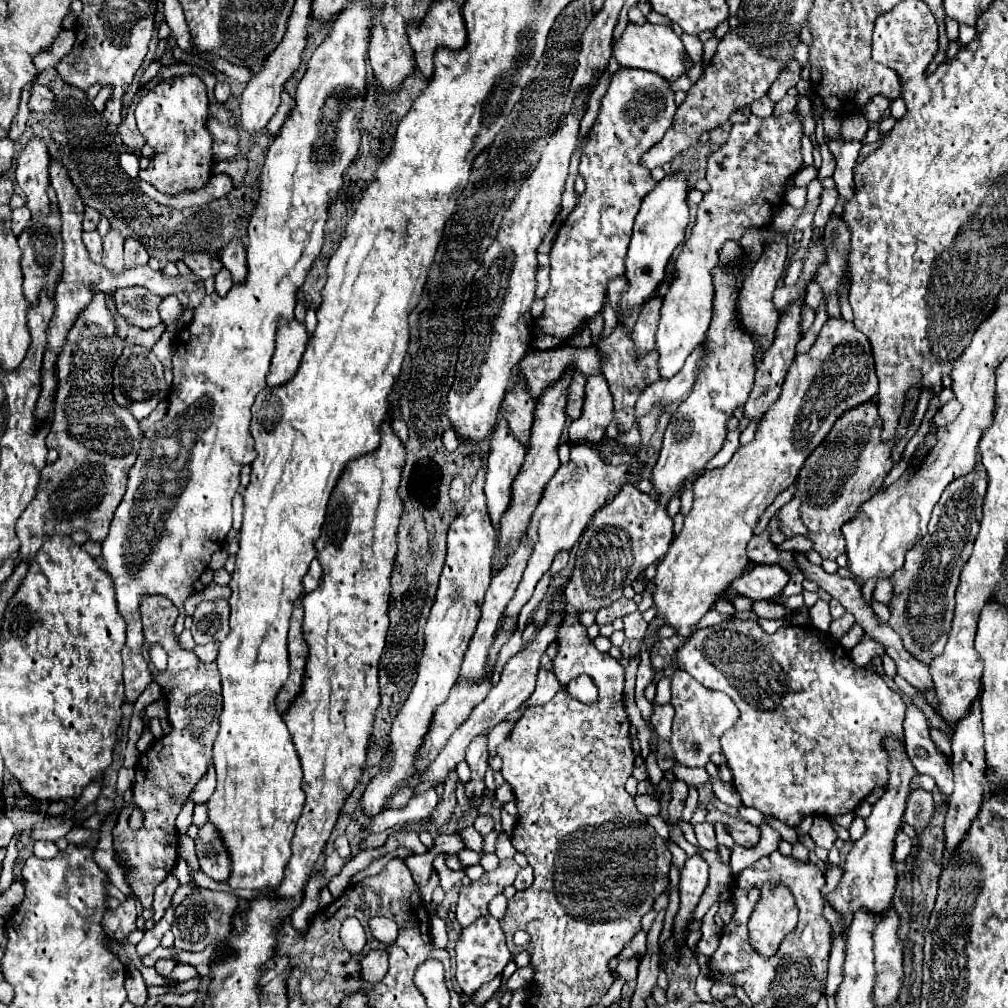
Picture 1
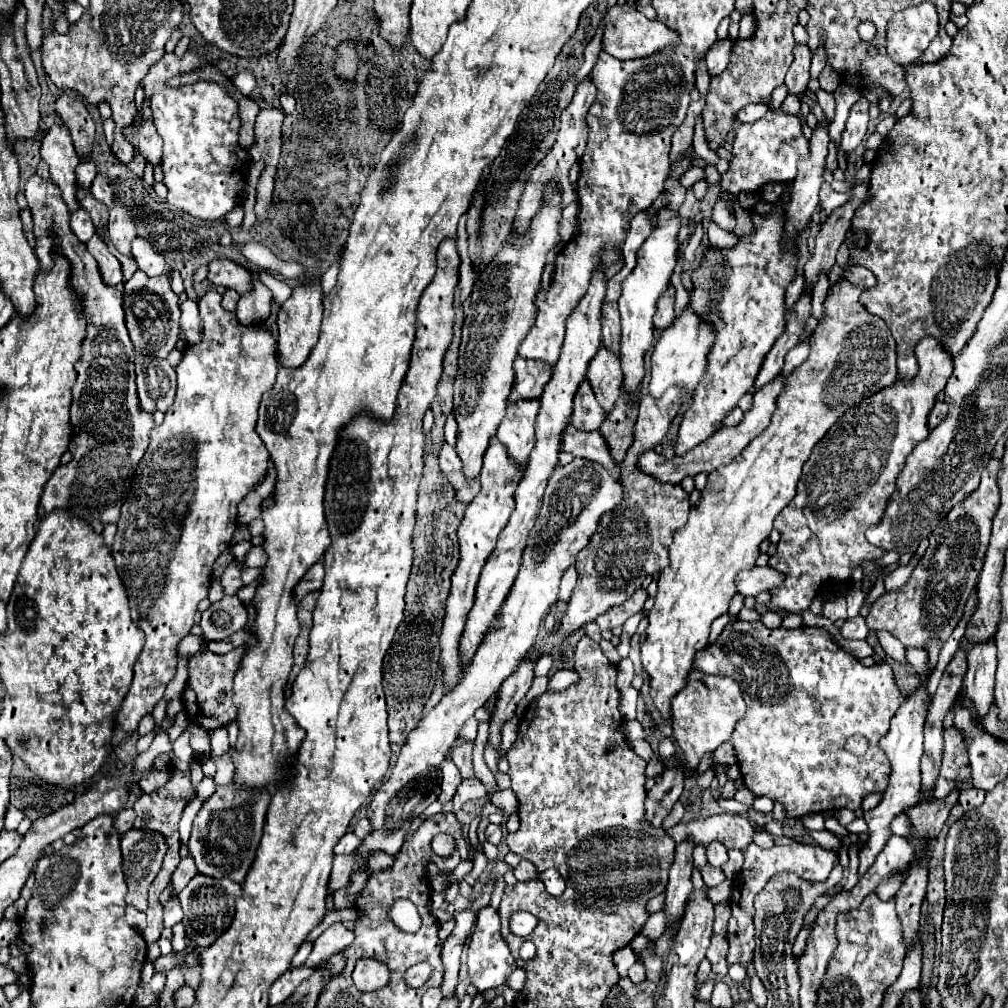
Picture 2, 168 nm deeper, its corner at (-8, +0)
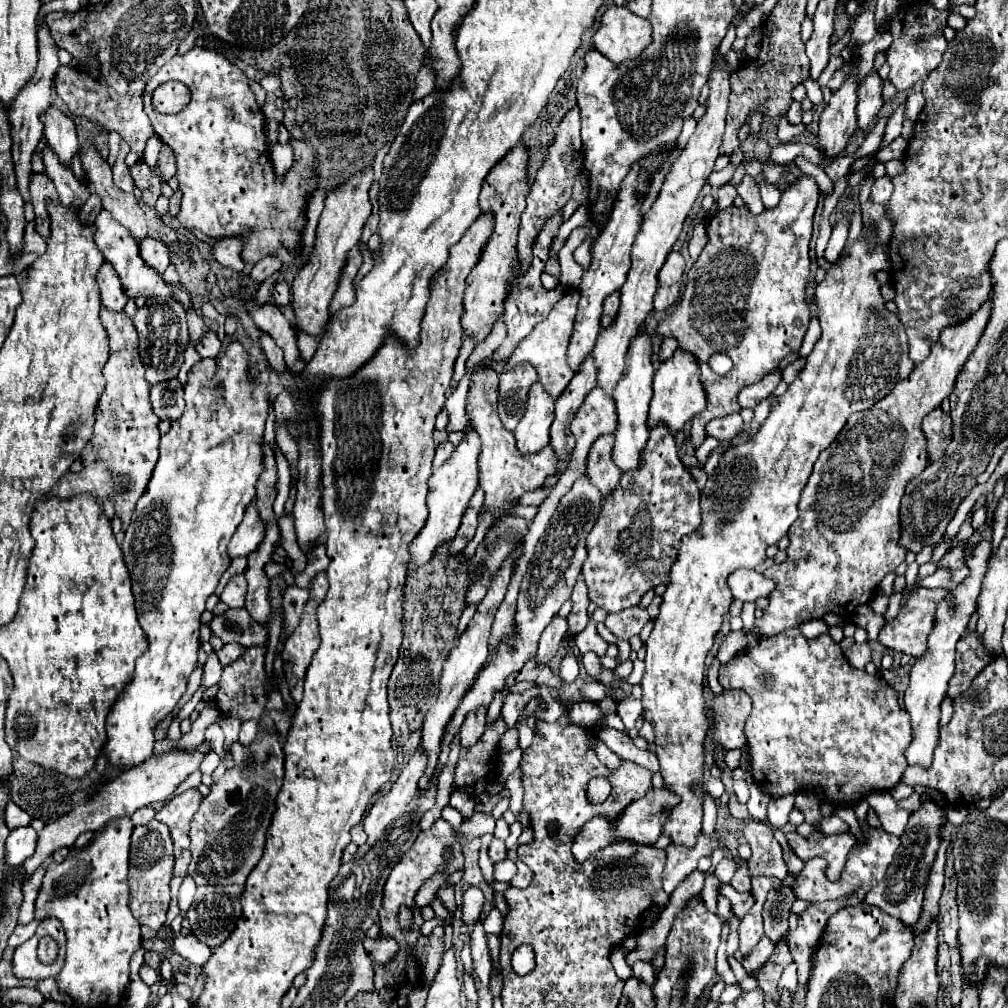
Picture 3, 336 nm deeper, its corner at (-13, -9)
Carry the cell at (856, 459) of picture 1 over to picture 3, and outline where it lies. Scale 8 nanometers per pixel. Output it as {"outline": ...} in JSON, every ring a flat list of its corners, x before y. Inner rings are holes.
{"outline":[[992,296,988,298,988,302,984,302,984,306,980,306,976,314,972,314,972,318,968,318,968,322,962,322,960,326,948,326,932,344,930,356,924,362,916,364,912,374,904,378,904,382,898,382,886,398,876,402,876,406,852,414,838,440,820,454,812,476,802,490,802,498,798,504,800,516,788,532,788,558,782,564,772,564,768,570,764,570,764,576,772,578,776,582,776,588,770,594,770,604,764,608,764,616,756,618,754,622,760,638,776,636,782,630,800,626,802,622,808,622,812,618,824,618,828,612,840,614,842,618,852,616,858,606,868,604,868,600,876,594,880,580,888,572,896,570,900,562,904,562,906,550,902,550,902,546,898,544,900,500,908,482,924,472,928,464,922,418,938,408,942,400,952,392,956,376,964,368,964,362,972,354,988,324,992,310,990,302]]}

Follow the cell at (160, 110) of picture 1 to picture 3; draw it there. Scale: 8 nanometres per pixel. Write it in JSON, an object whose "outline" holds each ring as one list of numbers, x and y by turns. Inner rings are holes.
{"outline":[[194,48,182,56,176,54,152,82,146,84,144,110,150,116,156,134,176,154,176,176,184,194,178,214,180,224,198,228,208,238,242,238,244,262,256,264,264,256,276,256,284,266,294,264,302,252,306,200,318,186,318,158,312,146,306,142,302,146,300,140,292,138,292,170,286,176,274,172,264,138,264,112,260,110,244,72,210,48],[168,80,184,82,192,92,190,104,172,116,160,114,154,106,148,106,152,90]]}

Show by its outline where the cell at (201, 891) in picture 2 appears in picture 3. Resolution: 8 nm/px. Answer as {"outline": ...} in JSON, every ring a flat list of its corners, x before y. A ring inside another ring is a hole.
{"outline":[[202,886,188,910,192,932,210,948,220,946,242,914,242,886]]}

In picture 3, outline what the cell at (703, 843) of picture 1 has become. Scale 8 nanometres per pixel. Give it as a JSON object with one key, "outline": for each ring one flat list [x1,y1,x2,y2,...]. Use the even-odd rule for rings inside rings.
{"outline":[[722,860,720,864,718,864,718,868,716,868,716,878,722,882,722,884,730,884,730,880,732,880,732,876,734,876,734,872,736,872,736,866,734,866,734,862,730,862,730,860]]}

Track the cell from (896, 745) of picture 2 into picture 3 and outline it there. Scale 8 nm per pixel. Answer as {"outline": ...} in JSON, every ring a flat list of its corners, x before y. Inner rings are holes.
{"outline":[[988,518,984,522,984,526,968,538,968,544,972,544,974,550,972,550,972,554,966,554,966,566,970,568,970,574,964,578,964,582,954,584,950,568,940,568,932,576,926,576,918,582,918,586,926,586,926,588,944,588,944,590,948,590,948,594,946,594,946,598,940,600,940,604,936,608,934,630,928,638,928,650,920,658,916,658,916,662,910,668,910,686,904,694,904,706,912,720,912,744,906,750,908,764,922,764,922,766,932,764,932,752,938,742,940,702,946,698,948,682,954,674,956,642,964,636,968,620,974,614,976,598,980,594,980,584,984,578,984,570,986,570,986,562,992,554,992,518]]}

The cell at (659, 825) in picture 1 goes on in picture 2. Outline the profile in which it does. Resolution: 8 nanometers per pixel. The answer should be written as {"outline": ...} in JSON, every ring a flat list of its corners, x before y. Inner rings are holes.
{"outline":[[713,815,707,819,695,819,689,823,679,823,666,830,667,835,675,839,675,843,681,843,692,839,697,843,709,845,713,839,719,839,725,843,727,849,745,849,749,843,753,843,755,829,749,819,741,815]]}

